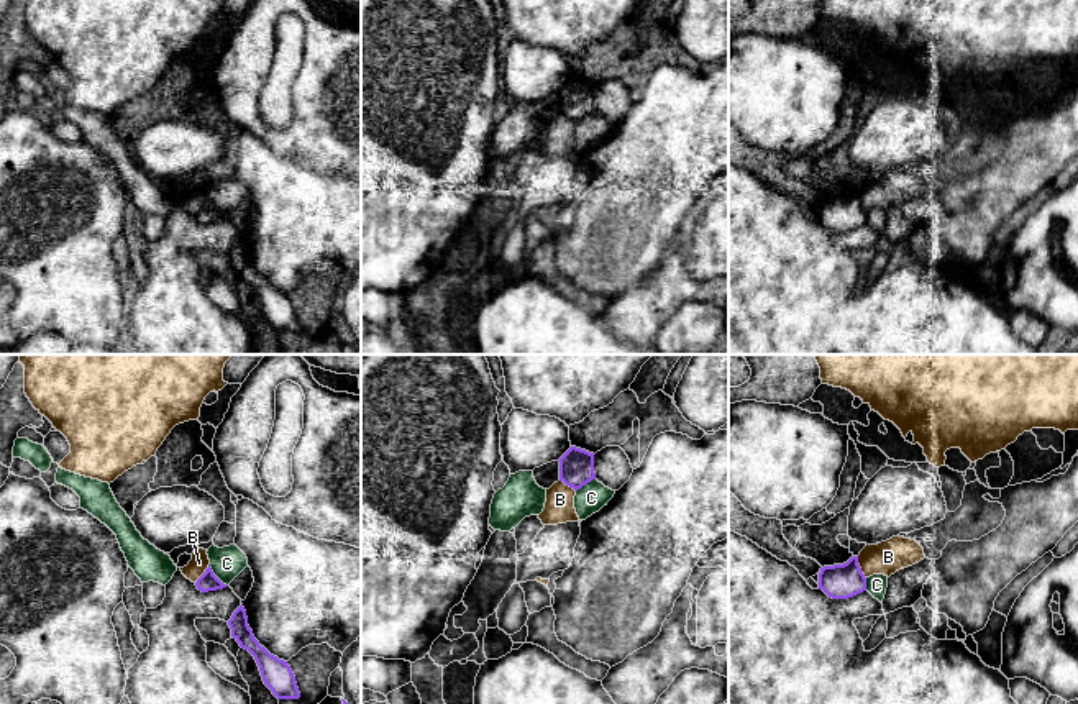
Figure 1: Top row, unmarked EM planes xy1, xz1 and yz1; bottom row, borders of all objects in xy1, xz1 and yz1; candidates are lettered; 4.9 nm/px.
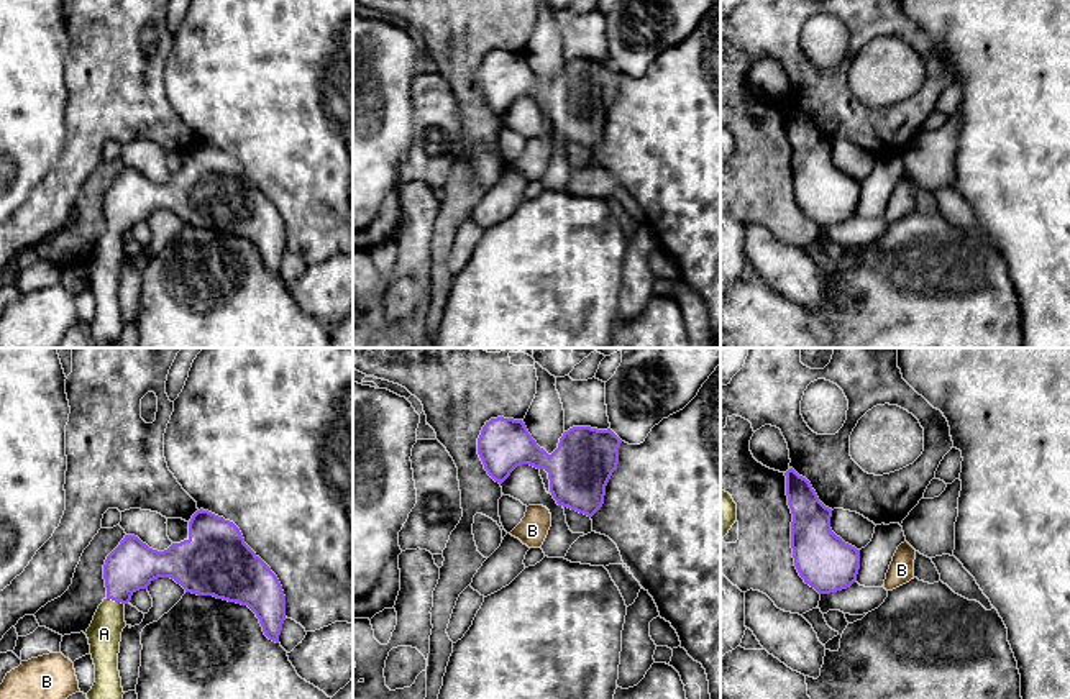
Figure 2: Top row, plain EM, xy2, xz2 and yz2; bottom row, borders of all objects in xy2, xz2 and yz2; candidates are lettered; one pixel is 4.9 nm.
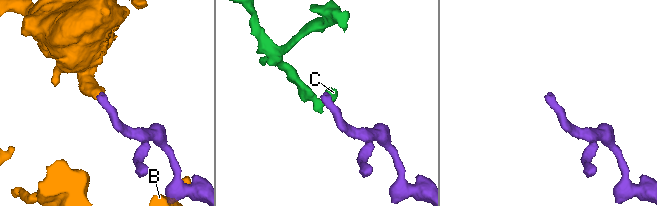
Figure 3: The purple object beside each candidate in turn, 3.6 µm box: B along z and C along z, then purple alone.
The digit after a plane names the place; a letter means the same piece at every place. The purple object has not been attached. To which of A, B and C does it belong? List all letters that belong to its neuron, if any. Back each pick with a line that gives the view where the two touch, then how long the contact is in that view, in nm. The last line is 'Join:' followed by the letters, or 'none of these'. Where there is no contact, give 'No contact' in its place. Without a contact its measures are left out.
A: Touches purple in xy2. Shared border 100 nm
Join: A

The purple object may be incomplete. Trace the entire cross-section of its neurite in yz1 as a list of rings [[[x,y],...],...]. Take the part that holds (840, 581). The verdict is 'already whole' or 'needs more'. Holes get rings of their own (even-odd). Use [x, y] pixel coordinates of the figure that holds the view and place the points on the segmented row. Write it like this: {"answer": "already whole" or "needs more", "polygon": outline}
{"answer": "already whole", "polygon": [[[852,556],[843,565],[820,568],[819,589],[832,599],[848,599],[866,591],[866,578],[858,565],[858,556]]]}

